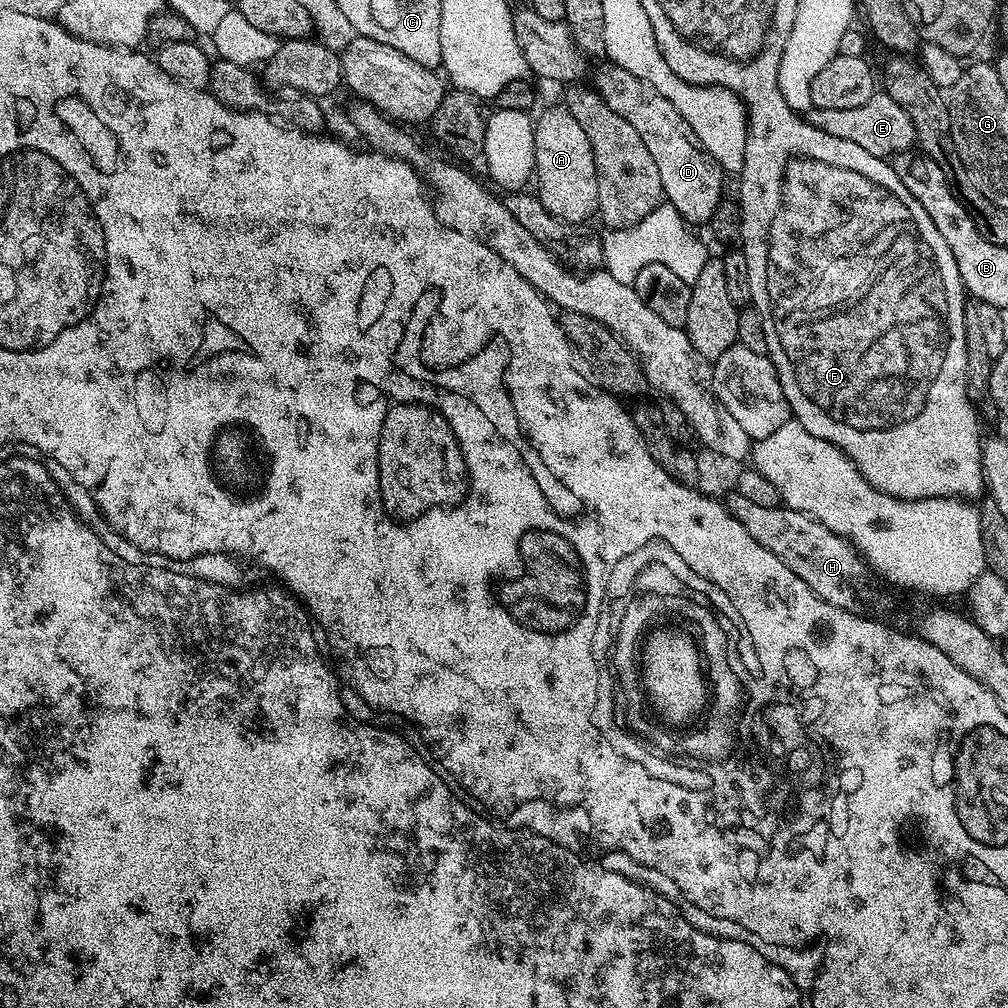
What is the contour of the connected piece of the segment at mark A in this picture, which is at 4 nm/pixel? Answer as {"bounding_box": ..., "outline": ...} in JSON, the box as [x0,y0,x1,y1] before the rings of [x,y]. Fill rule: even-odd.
{"bounding_box":[534,106,598,225],"outline":[[[563,106],[548,108],[534,120],[534,158],[536,159],[536,170],[534,173],[535,195],[539,196],[542,206],[554,214],[554,218],[565,220],[568,224],[583,225],[583,220],[595,217],[598,212],[598,178],[594,166],[594,154],[590,150],[590,138],[578,126],[574,114],[570,114]]]}

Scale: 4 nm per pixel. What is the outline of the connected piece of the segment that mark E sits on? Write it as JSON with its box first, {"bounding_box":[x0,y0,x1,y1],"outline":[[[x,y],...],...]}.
{"bounding_box":[806,90,918,158],"outline":[[[877,90],[862,106],[849,109],[813,107],[806,119],[814,127],[837,136],[842,141],[854,142],[867,153],[885,158],[894,158],[899,152],[909,151],[915,145],[912,143],[918,140],[918,134],[910,122],[910,114],[906,114],[906,110],[902,110],[902,106],[898,106],[898,102],[894,102],[894,98],[890,98],[883,90]]]}

